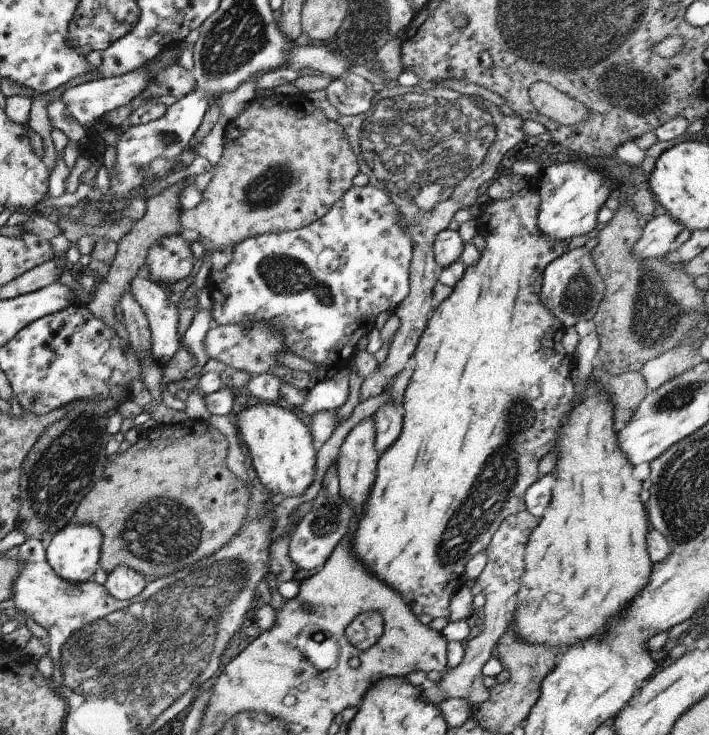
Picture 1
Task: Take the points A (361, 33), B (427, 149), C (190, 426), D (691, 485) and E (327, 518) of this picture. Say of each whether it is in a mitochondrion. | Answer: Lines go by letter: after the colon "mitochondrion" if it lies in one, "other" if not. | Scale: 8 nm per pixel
A: mitochondrion
B: mitochondrion
C: other
D: mitochondrion
E: mitochondrion

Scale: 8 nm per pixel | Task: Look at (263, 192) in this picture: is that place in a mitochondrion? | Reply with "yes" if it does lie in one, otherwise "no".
yes

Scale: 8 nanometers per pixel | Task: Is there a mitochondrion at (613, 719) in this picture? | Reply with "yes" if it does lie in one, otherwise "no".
no

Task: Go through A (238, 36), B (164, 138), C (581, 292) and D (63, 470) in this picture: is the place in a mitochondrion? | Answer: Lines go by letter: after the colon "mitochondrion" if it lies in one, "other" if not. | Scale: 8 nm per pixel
A: mitochondrion
B: mitochondrion
C: mitochondrion
D: mitochondrion

